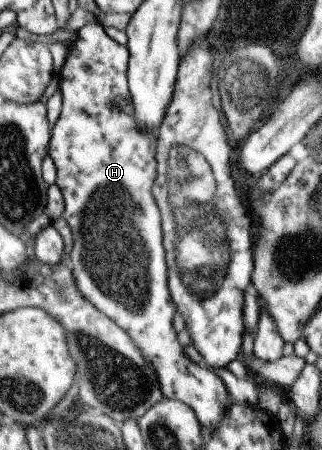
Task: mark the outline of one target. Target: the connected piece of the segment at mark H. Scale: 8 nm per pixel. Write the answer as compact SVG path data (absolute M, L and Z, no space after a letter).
M91 22L87 26L83 26L79 30L79 38L77 42L69 46L66 61L63 68L60 70L59 86L63 94L63 113L59 121L52 128L52 143L48 150L49 155L53 158L57 166L58 178L56 185L59 186L64 195L66 208L64 218L71 228L73 228L73 251L70 253L70 258L73 264L74 277L80 292L84 294L85 298L89 300L97 309L100 309L106 316L115 320L117 324L129 332L129 336L133 338L141 346L141 352L144 357L147 357L149 364L153 364L153 368L157 370L157 376L160 377L160 389L166 399L176 399L183 401L185 405L192 408L192 412L199 420L200 428L214 429L220 426L219 418L224 420L223 410L227 412L227 399L229 394L223 388L221 380L209 370L203 368L199 364L195 364L181 352L181 344L177 342L175 330L171 326L173 322L173 314L175 314L175 306L169 298L169 290L167 290L167 280L165 280L165 260L163 260L163 246L161 246L161 212L160 206L157 205L156 197L154 196L154 188L158 176L158 161L155 160L157 156L157 135L149 130L143 130L135 118L135 106L131 100L131 92L128 82L128 72L130 62L130 51L128 46L123 46L119 42L115 42L113 38L109 37L106 28L97 22Z

